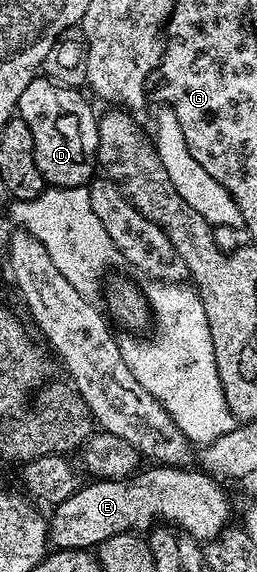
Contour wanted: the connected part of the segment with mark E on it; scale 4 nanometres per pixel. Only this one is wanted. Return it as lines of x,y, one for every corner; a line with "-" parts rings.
153,465
150,468
150,471
143,472
142,470
136,477
128,479
97,479
89,481
93,483
86,482
75,494
67,497
67,501
56,504
52,508
53,516
50,514
47,519
48,542
54,548
63,551
96,549
100,543
116,535
148,532
154,526
155,521
180,529
190,539
208,541
218,538
221,532
230,526
229,495
217,484
220,482
195,469
185,471
189,469
184,466

